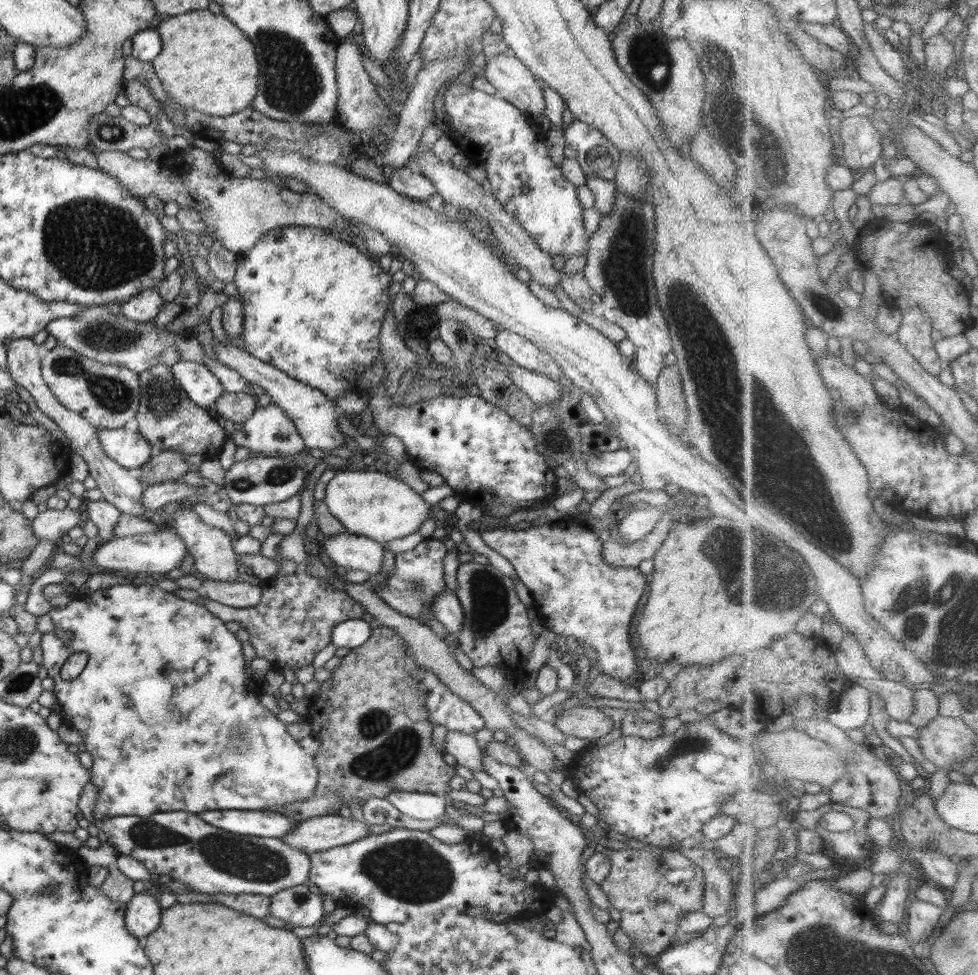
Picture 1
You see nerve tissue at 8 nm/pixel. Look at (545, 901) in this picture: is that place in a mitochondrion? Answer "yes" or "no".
no

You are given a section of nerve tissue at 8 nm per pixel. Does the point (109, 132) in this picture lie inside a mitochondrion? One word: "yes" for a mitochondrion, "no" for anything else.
yes

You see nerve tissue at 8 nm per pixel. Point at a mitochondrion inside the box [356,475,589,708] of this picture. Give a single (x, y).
(489, 599)

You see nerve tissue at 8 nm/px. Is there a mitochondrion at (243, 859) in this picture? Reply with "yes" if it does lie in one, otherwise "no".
yes

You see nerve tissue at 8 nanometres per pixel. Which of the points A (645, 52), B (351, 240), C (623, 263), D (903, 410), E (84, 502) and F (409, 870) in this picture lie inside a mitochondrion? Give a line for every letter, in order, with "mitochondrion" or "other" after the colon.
A: mitochondrion
B: other
C: mitochondrion
D: other
E: other
F: mitochondrion

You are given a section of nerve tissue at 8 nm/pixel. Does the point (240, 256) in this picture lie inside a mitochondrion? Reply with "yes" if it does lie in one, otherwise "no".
no

